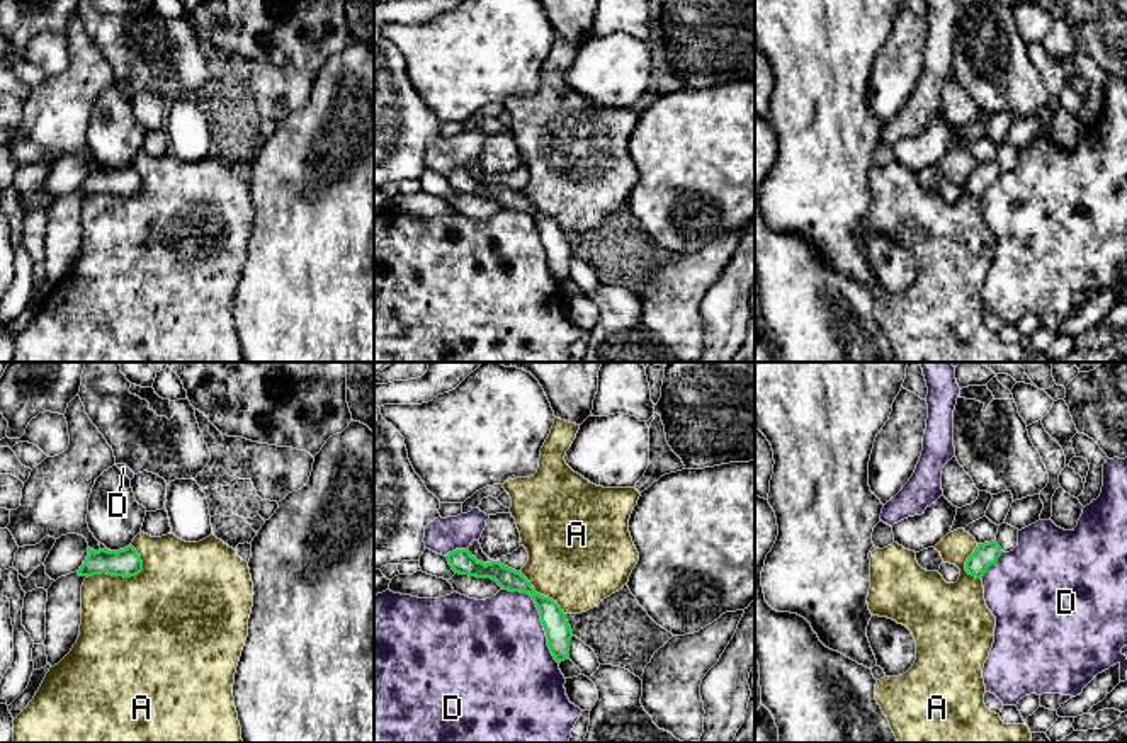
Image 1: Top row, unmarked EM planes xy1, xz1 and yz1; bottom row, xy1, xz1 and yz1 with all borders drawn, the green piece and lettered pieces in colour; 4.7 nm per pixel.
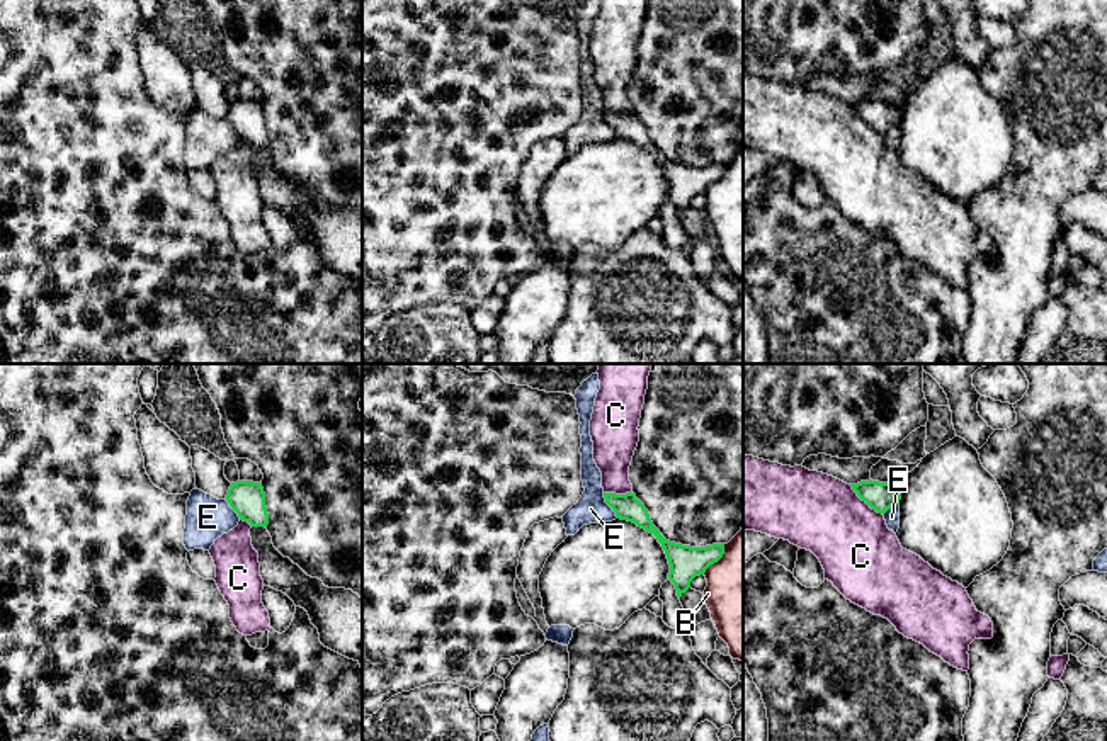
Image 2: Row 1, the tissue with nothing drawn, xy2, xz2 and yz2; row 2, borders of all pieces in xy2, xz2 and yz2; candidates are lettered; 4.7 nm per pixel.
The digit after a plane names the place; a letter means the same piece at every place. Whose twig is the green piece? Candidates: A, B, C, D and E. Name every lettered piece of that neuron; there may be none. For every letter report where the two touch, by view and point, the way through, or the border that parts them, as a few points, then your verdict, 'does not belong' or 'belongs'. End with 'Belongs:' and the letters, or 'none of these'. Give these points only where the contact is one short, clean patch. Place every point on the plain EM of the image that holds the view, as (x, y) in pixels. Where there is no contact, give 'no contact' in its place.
A: contact xy1 (121, 194); does not belong
B: contact xz2 (718, 179); does not belong
C: contact yz2 (866, 121); does not belong
D: contact xz1 (539, 233); does not belong
E: contact xz2 (607, 123); does not belong
Belongs: none of these

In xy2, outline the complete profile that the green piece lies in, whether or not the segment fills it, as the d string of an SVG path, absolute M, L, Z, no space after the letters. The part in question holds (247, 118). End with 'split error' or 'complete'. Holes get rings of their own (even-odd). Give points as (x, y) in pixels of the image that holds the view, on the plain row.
M231 102L226 121L238 133L240 139L248 141L252 146L267 146L269 133L265 126L265 112L260 102Z; complete

